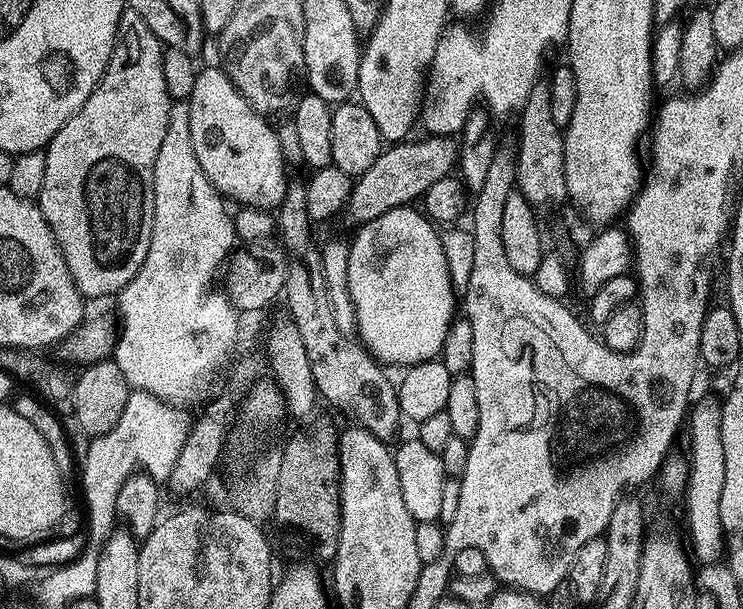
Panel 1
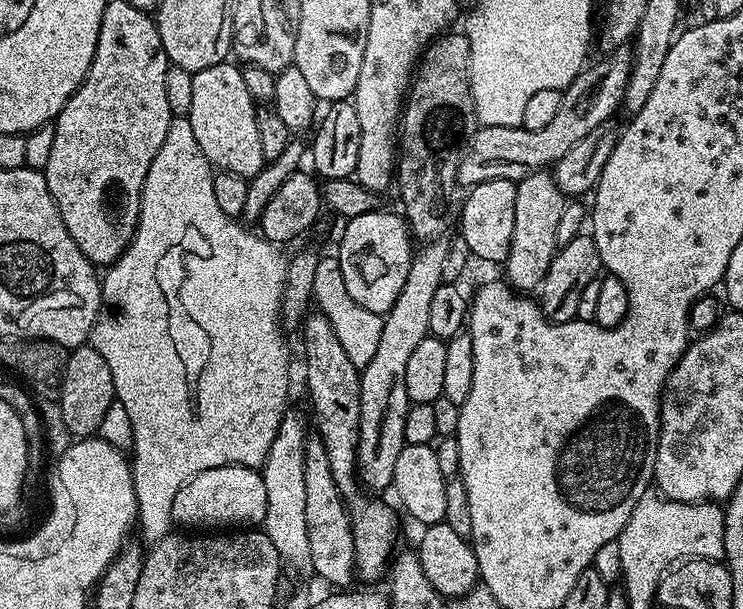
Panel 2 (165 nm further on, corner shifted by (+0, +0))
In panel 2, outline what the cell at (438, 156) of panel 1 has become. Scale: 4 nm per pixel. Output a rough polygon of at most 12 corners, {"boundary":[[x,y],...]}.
{"boundary":[[632,44],[581,70],[540,130],[480,126],[457,185],[554,165],[623,105]]}

